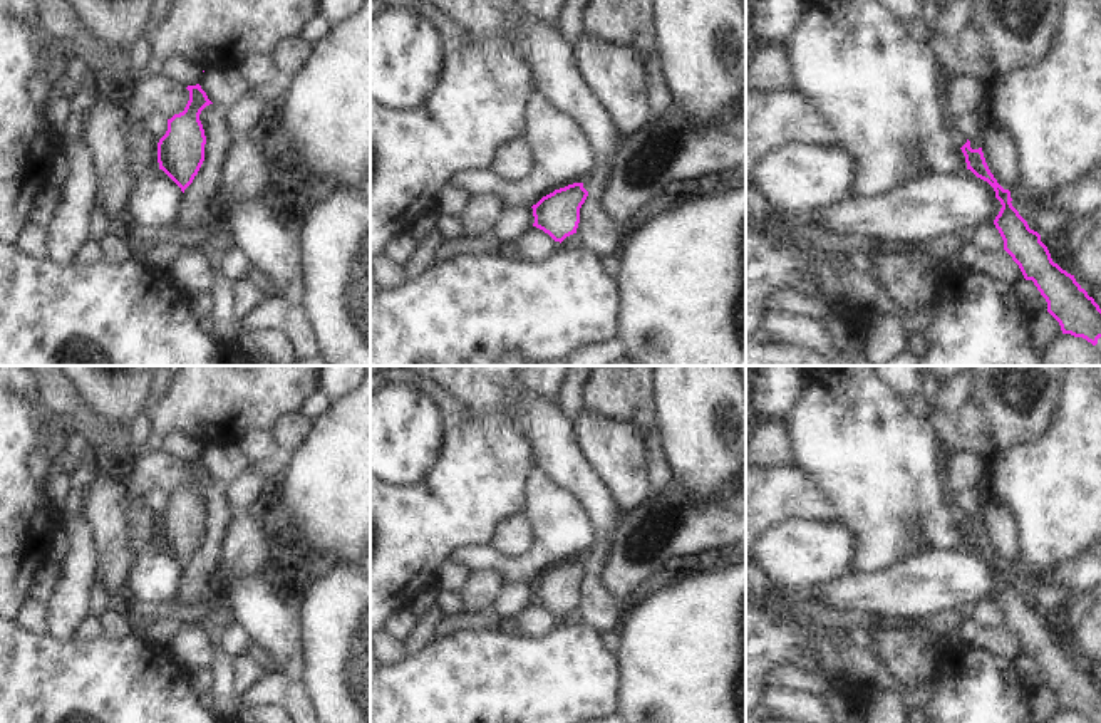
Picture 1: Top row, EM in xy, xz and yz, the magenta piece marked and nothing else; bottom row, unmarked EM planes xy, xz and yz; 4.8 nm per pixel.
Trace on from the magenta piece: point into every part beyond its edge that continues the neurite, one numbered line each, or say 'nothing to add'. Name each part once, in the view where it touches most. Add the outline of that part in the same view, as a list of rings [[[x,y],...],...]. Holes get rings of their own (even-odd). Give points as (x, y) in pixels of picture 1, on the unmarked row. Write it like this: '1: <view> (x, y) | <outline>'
nothing to add

